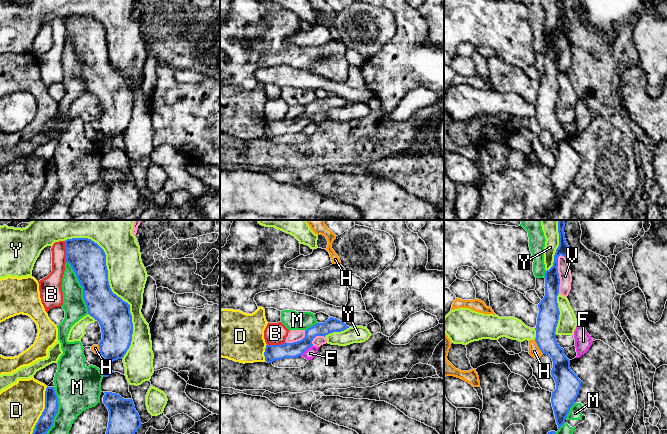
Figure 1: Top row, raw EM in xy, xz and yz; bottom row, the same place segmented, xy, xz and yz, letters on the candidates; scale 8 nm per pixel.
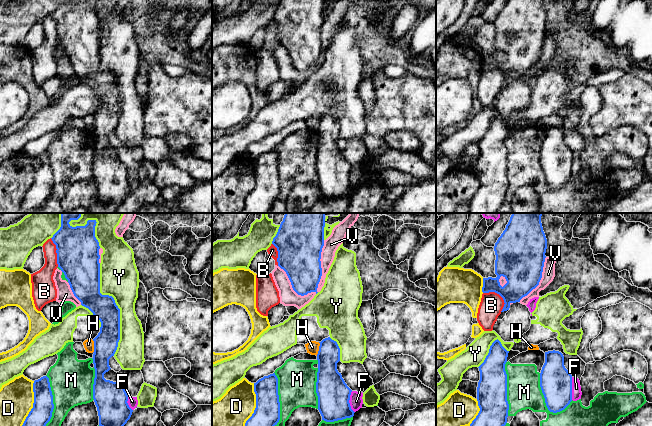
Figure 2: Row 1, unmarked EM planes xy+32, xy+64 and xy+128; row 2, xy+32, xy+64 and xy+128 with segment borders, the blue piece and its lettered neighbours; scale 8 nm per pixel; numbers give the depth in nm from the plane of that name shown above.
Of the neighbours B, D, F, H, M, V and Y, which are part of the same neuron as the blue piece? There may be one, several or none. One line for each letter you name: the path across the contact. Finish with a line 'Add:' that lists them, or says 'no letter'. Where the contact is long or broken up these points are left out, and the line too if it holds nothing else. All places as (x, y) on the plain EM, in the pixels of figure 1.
Add: no letter

